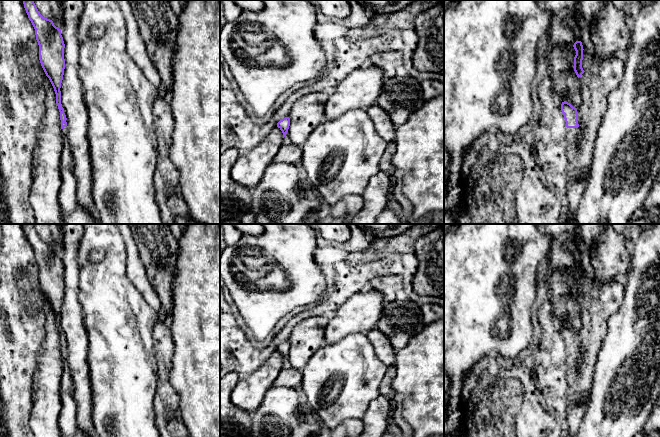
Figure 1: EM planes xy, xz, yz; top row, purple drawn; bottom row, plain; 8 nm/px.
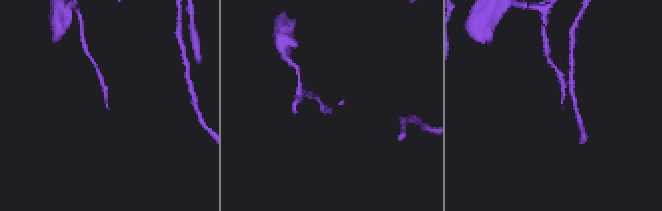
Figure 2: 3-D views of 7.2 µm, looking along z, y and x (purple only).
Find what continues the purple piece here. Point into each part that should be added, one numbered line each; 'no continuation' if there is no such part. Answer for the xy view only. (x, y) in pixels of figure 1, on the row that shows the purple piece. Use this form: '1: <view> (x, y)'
1: xy (68, 191)

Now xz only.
1: xz (291, 153)

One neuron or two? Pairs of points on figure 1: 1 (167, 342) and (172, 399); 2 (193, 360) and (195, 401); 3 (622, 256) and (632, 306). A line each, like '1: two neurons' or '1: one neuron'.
1: one neuron
2: one neuron
3: two neurons

